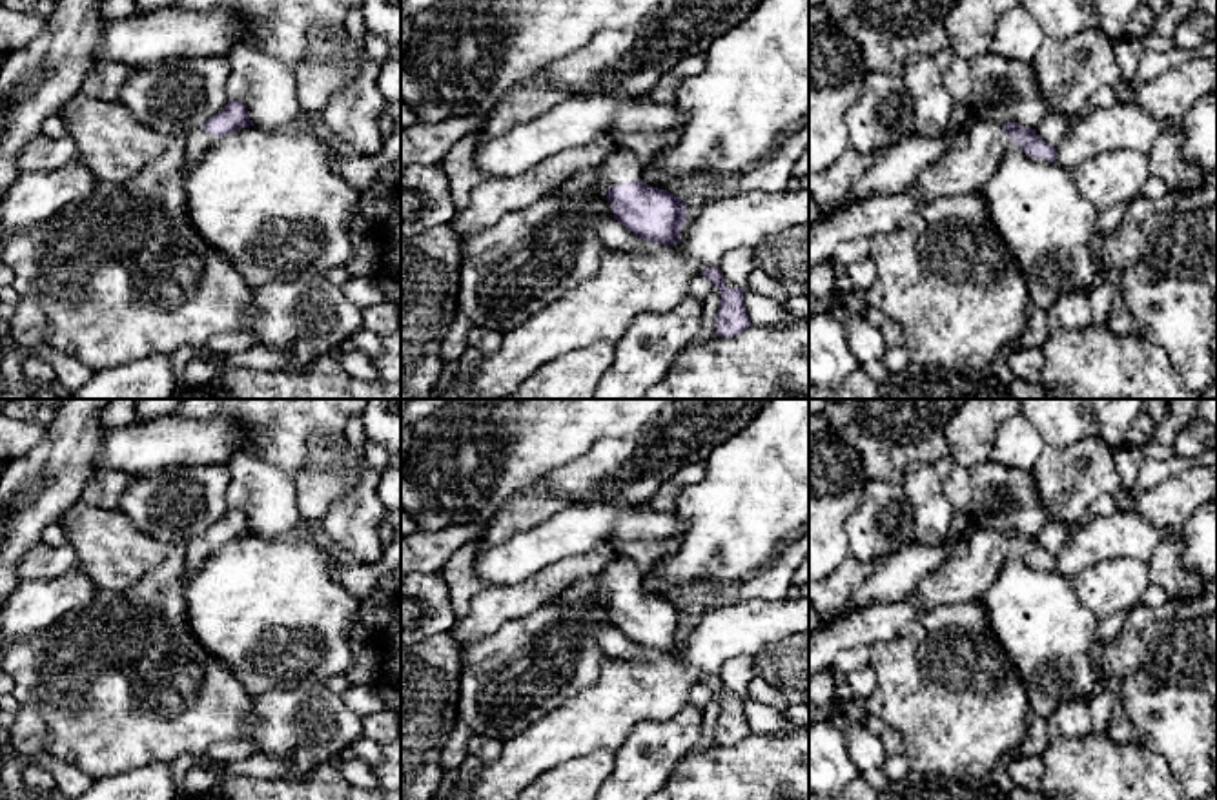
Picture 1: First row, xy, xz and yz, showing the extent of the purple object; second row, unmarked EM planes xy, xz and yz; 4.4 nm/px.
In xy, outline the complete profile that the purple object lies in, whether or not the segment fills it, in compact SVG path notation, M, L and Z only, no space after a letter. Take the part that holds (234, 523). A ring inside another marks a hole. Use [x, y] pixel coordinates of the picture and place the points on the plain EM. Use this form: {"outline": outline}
{"outline": "M230 508L202 536L191 538L184 545L184 572L195 572L220 545L250 536L248 518L242 510Z"}

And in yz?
{"outline": "M973 527L969 539L916 585L911 601L927 612L944 603L978 600L1015 552L1029 567L1057 570L1057 556L1040 549L1035 538L1017 530L997 532Z"}

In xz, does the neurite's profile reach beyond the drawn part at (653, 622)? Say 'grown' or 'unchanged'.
grown

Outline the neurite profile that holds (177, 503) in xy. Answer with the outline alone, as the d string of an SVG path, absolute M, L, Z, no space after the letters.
M169 467L133 476L117 510L142 532L173 547L202 536L228 510L230 470L213 467Z

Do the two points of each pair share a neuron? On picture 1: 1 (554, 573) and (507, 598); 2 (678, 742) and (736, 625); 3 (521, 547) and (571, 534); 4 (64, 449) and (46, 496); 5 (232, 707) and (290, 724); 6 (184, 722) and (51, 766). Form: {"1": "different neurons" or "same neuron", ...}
{"1": "same neuron", "2": "different neurons", "3": "same neuron", "4": "same neuron", "5": "different neurons", "6": "different neurons"}

